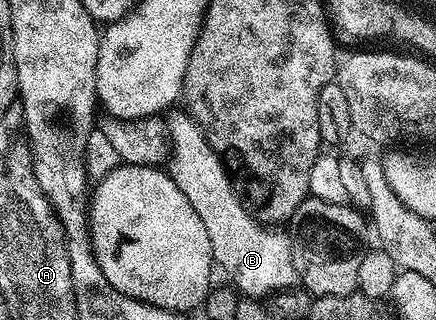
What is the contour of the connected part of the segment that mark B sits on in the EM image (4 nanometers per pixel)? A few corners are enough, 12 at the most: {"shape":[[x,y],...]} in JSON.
{"shape":[[168,114],[167,172],[195,207],[232,288],[298,284],[284,232],[241,206],[224,161]]}

